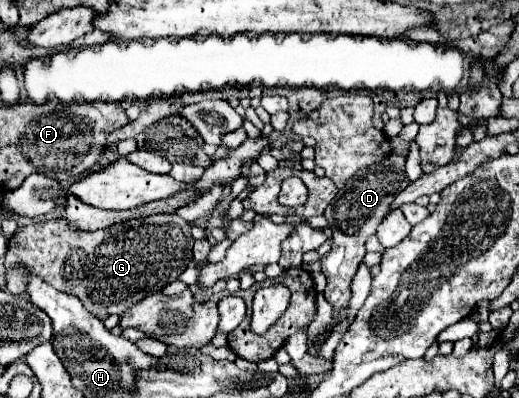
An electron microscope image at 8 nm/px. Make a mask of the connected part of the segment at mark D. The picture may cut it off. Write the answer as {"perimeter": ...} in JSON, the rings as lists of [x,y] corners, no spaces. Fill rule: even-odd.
{"perimeter":[[[390,154],[380,164],[374,164],[366,170],[358,170],[358,174],[354,174],[346,182],[346,186],[336,194],[336,198],[330,202],[330,206],[324,212],[324,216],[328,218],[330,228],[332,228],[332,250],[328,252],[328,256],[324,256],[320,260],[320,264],[322,264],[322,272],[324,272],[326,280],[328,280],[324,296],[334,308],[332,310],[334,324],[338,320],[340,310],[348,308],[348,302],[352,296],[350,282],[366,254],[364,242],[372,234],[376,234],[378,224],[386,218],[386,214],[390,210],[390,202],[394,200],[394,194],[398,190],[404,190],[410,184],[410,180],[404,172],[404,162],[406,162],[404,156]]]}

